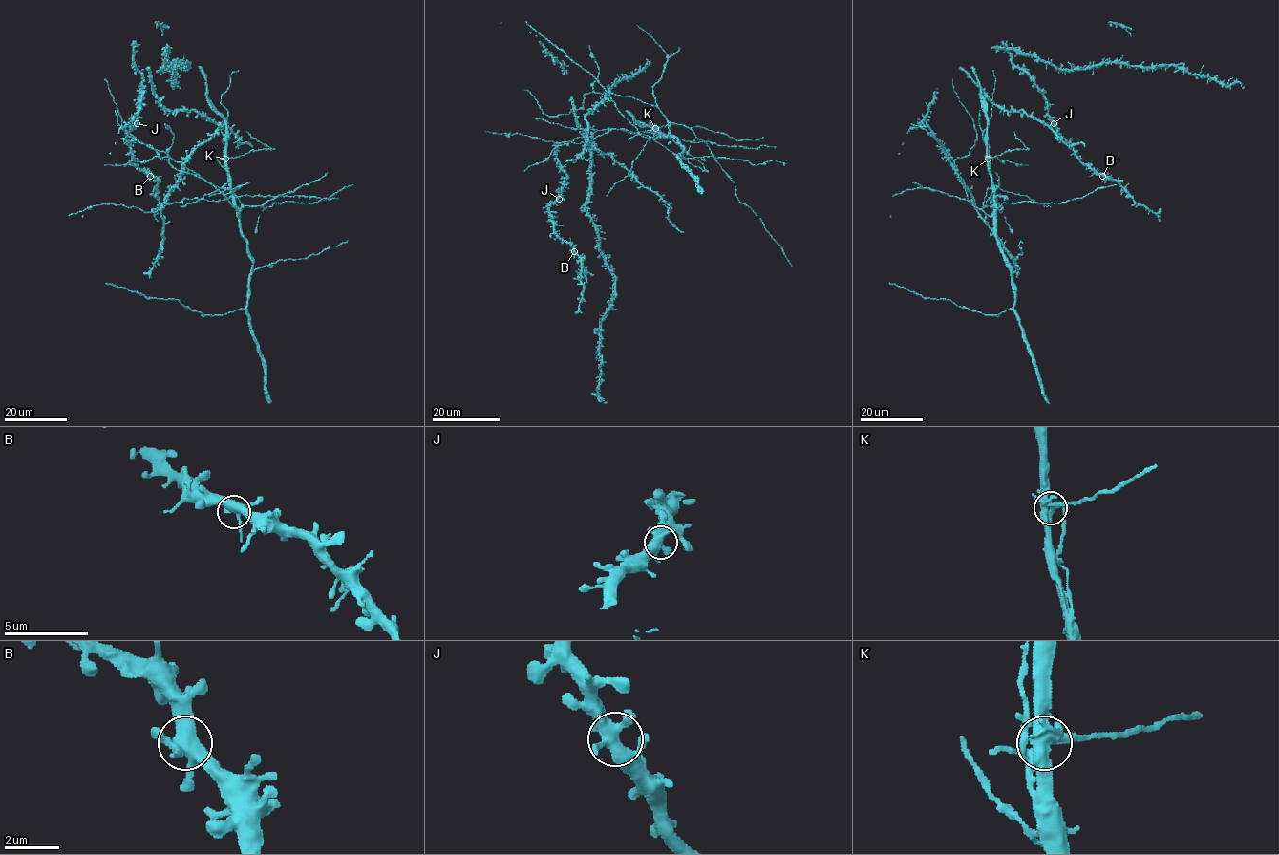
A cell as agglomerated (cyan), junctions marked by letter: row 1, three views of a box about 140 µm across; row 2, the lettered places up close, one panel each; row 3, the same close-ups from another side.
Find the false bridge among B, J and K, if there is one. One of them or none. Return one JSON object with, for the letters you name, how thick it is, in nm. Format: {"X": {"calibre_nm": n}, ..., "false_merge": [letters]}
{"K": {"calibre_nm": 440}, "false_merge": ["K"]}

